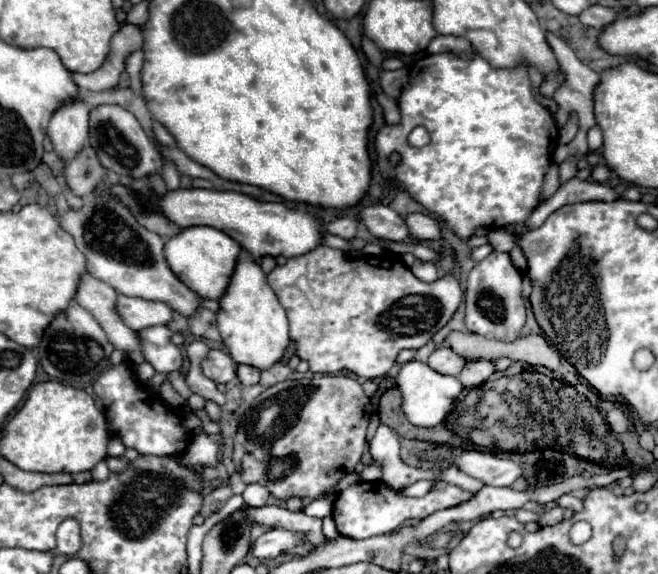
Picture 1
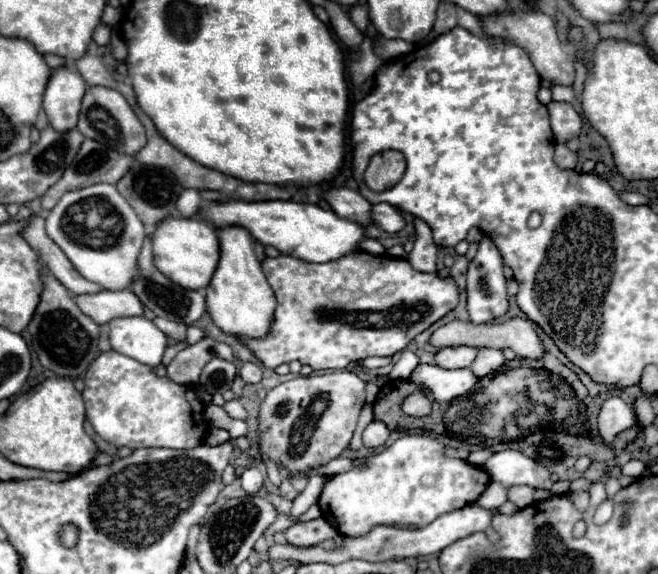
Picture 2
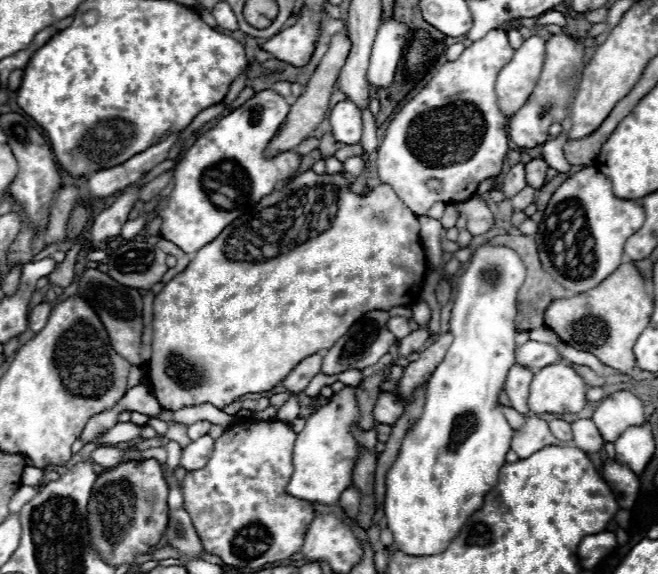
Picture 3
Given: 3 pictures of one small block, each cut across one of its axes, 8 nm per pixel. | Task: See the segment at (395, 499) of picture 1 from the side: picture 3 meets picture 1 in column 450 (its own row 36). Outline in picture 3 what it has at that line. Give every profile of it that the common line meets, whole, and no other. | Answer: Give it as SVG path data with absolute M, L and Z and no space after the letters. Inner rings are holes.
M490 30L482 40L476 40L466 48L458 60L446 62L426 84L426 88L416 94L388 124L386 136L378 148L376 164L378 176L384 184L390 184L396 196L416 214L424 216L434 202L462 202L468 200L482 180L494 178L502 172L504 158L508 154L508 136L506 136L506 116L498 110L496 104L496 76L512 60L514 50L508 44L504 30ZM428 178L438 178L442 182L440 192L430 192L426 186Z

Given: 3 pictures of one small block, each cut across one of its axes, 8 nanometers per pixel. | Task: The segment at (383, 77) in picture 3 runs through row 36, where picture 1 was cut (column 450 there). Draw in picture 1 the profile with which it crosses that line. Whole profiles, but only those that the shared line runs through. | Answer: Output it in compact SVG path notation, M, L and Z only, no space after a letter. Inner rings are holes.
M416 360L406 362L400 368L400 372L396 376L396 384L398 384L398 388L402 392L402 400L404 400L402 408L414 426L436 426L436 424L440 424L446 418L446 414L452 410L454 400L458 398L458 394L464 388L456 376L438 374L428 364L416 362Z

